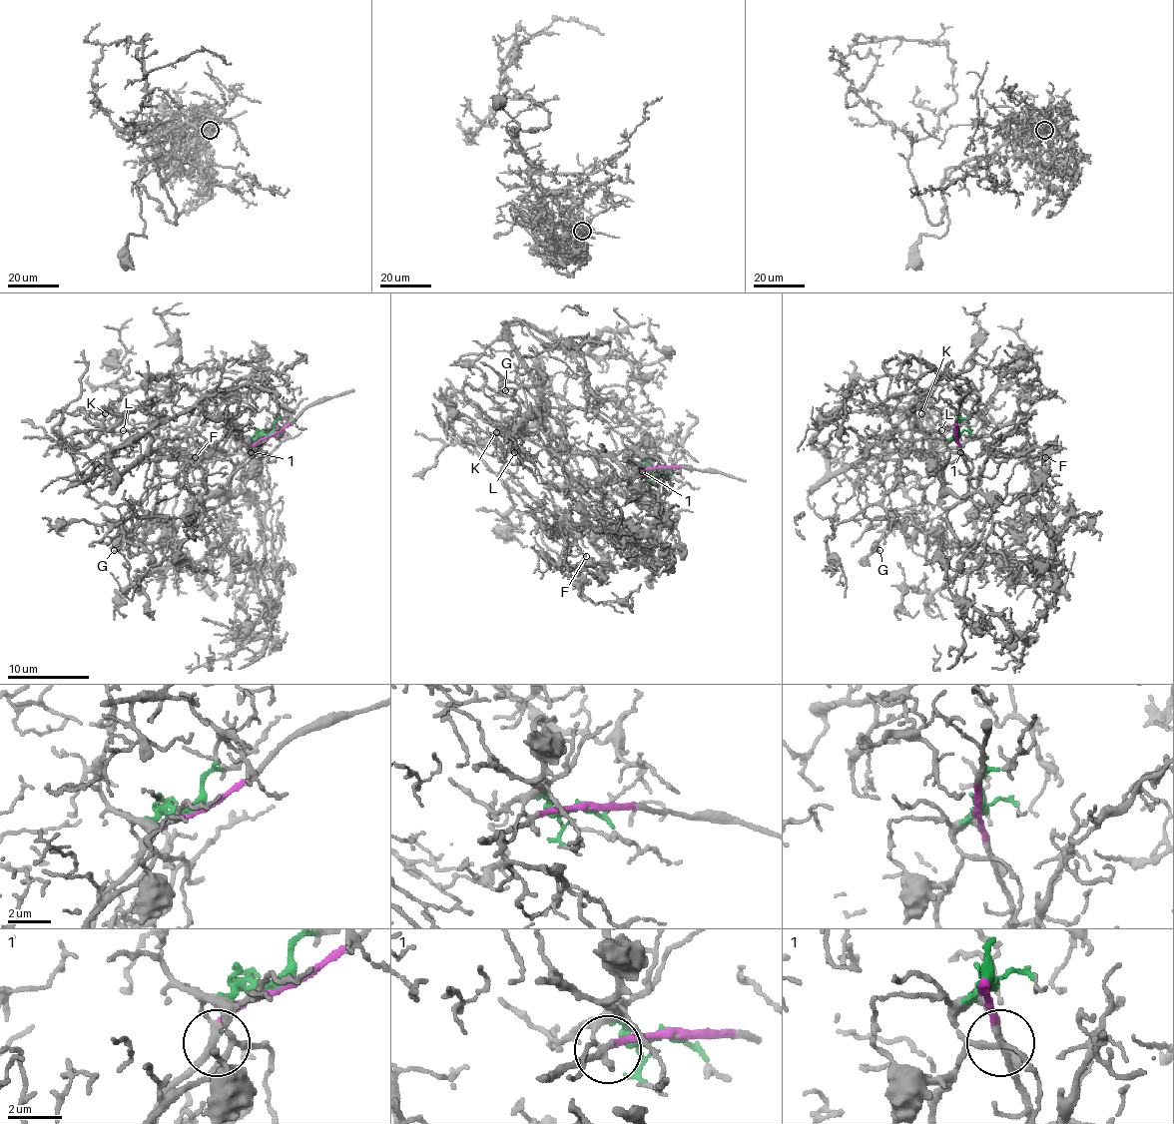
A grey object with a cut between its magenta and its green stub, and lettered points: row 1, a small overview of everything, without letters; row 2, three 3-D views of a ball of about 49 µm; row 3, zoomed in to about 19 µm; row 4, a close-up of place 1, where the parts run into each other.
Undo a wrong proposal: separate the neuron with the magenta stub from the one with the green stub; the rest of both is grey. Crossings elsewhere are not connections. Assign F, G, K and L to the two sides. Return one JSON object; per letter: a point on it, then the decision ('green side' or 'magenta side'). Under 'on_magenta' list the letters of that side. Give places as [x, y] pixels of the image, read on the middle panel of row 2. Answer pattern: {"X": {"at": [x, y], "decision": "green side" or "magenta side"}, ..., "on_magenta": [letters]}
{"F": {"at": [586, 556], "decision": "magenta side"}, "G": {"at": [505, 390], "decision": "green side"}, "K": {"at": [496, 432], "decision": "green side"}, "L": {"at": [514, 452], "decision": "green side"}, "on_magenta": ["F"]}

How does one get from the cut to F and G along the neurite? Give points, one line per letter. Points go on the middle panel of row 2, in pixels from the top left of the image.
F: (662, 466), (619, 478), (594, 458), (603, 511), (572, 509), (554, 523), (554, 531), (564, 529), (586, 556)
G: (662, 466), (652, 468), (645, 458), (627, 452), (574, 454), (547, 448), (521, 421), (515, 391), (505, 391)

